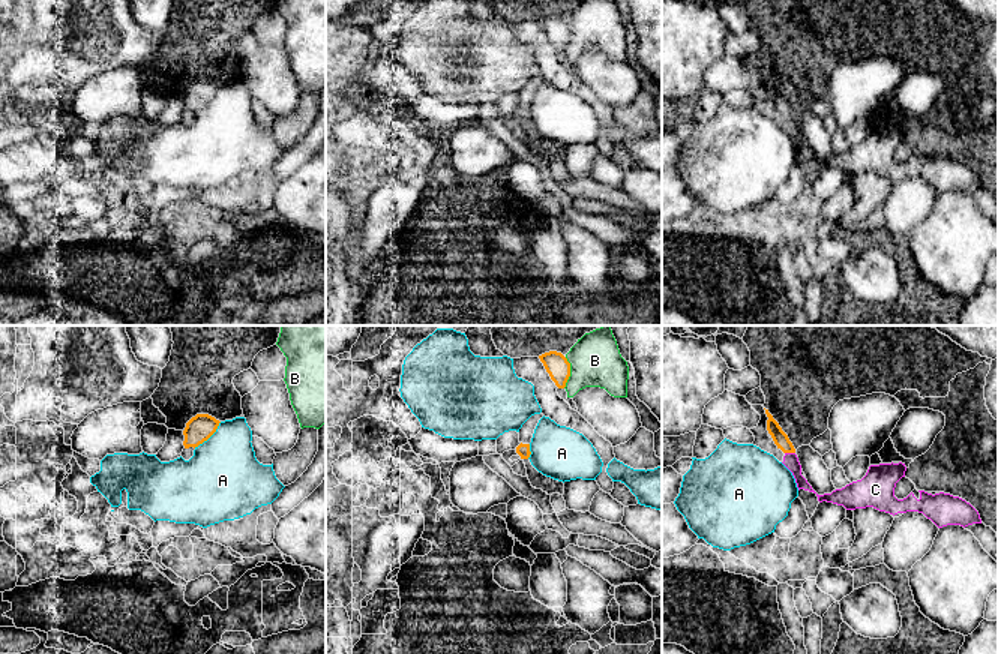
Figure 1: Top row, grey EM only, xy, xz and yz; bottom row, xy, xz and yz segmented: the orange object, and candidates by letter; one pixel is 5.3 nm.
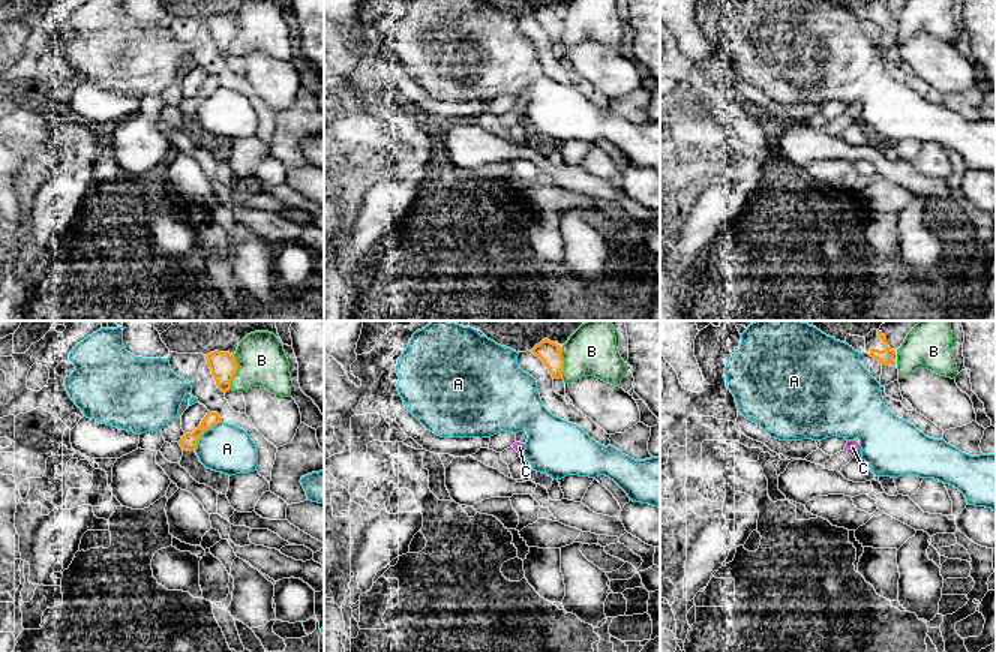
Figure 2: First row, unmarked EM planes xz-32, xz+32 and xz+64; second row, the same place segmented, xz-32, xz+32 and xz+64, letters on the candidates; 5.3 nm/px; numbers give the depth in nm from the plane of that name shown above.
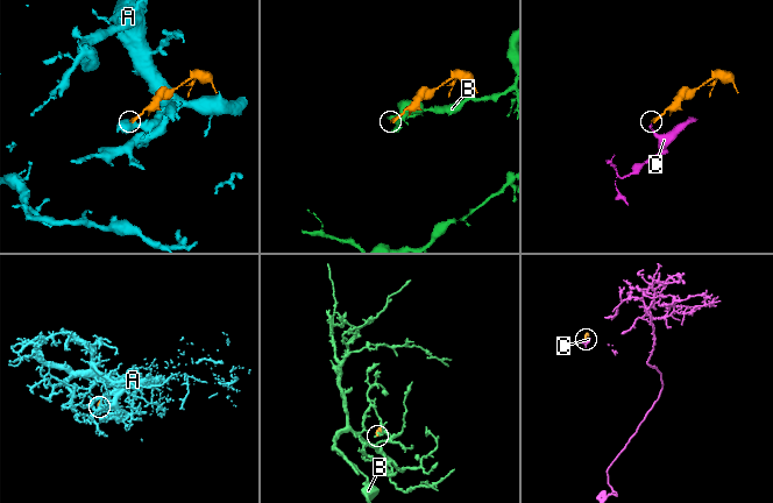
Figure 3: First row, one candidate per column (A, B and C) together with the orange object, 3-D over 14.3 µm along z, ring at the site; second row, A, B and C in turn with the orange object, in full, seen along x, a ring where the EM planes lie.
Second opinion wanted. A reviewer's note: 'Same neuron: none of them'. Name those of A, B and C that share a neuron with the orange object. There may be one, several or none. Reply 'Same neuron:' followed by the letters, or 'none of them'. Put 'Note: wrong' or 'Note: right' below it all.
Same neuron: C
Note: wrong

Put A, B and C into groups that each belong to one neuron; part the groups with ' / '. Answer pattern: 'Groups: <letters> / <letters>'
Groups: A / B / C

